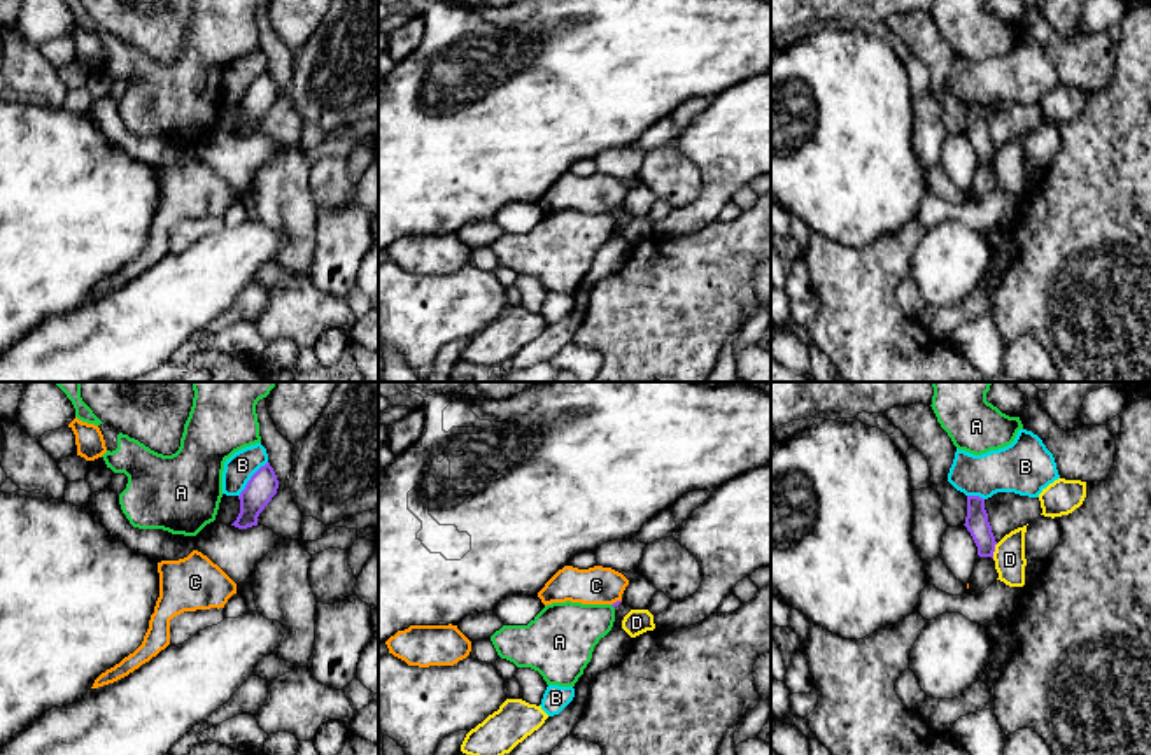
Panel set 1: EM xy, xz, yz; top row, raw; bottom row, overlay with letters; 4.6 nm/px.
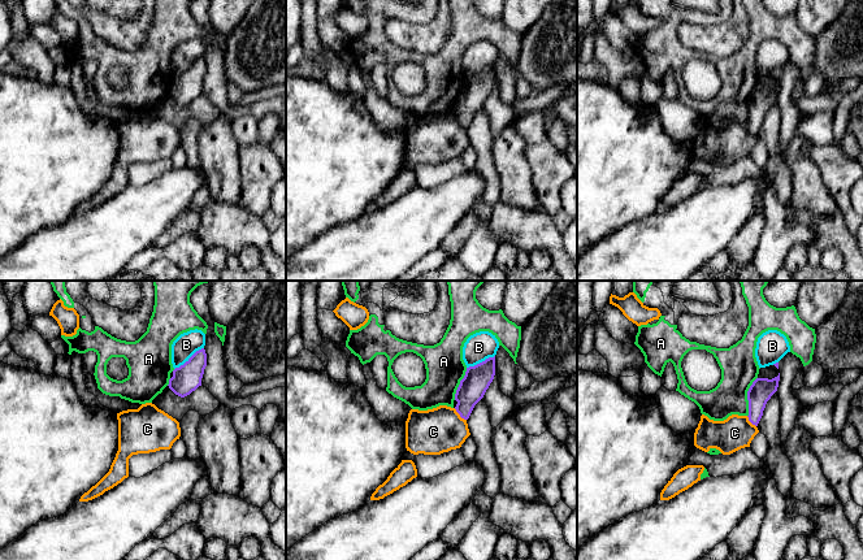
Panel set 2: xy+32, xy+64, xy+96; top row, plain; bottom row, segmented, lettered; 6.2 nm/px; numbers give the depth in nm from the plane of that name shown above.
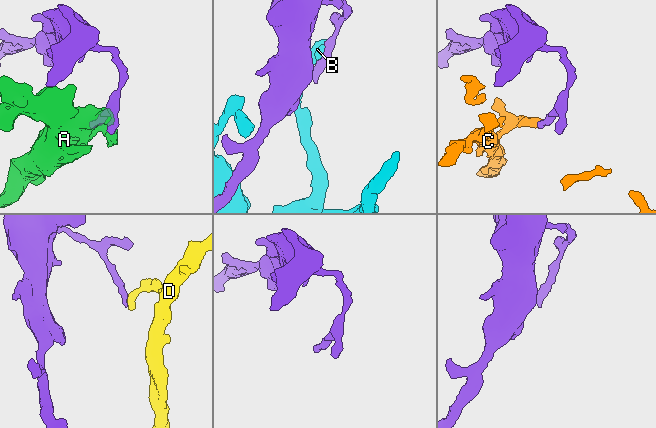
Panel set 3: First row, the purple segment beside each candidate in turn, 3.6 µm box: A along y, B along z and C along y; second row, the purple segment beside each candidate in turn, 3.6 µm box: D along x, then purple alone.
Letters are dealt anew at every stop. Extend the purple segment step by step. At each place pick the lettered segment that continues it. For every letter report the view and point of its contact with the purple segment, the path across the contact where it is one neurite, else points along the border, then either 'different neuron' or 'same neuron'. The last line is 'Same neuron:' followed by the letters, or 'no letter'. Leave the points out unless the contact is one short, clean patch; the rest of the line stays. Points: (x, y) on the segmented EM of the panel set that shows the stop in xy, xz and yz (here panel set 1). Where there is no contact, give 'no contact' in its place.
A: no contact; different neuron
B: meets purple in xy at (251, 479); border along xy (267, 461), (239, 496); different neuron
C: meets purple in xz at (617, 601); border along xz (621, 599), (612, 605); different neuron
D: meets purple in yz at (994, 550); different neuron
Same neuron: no letter

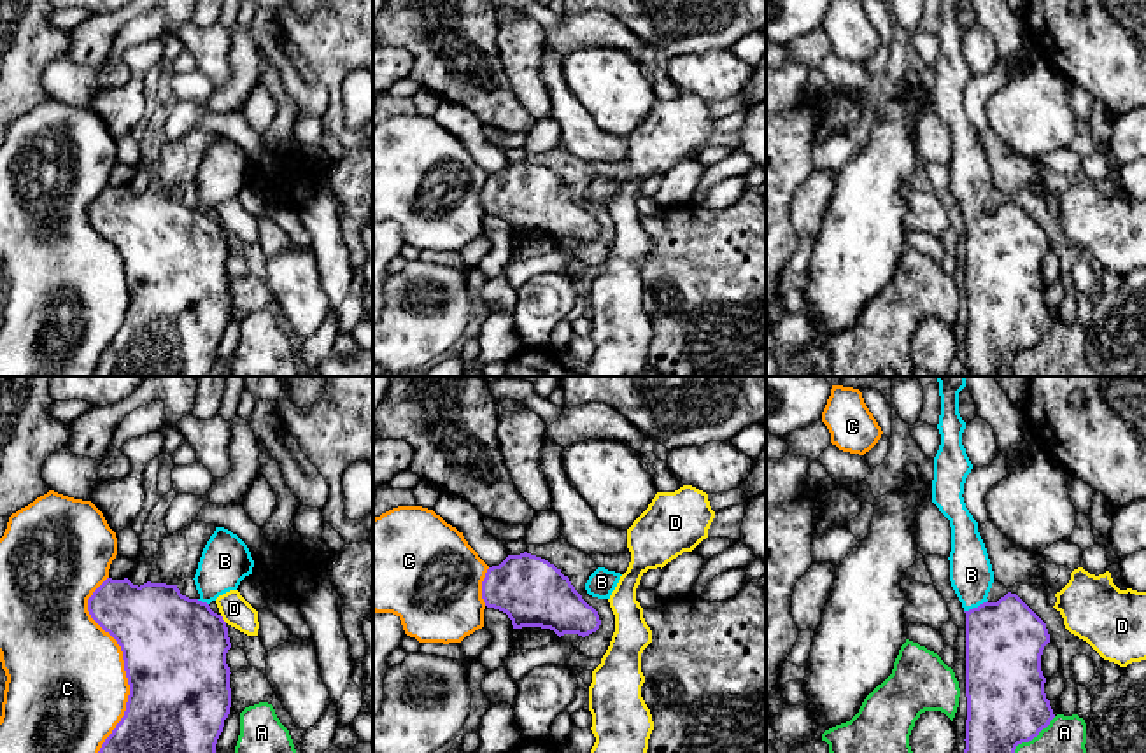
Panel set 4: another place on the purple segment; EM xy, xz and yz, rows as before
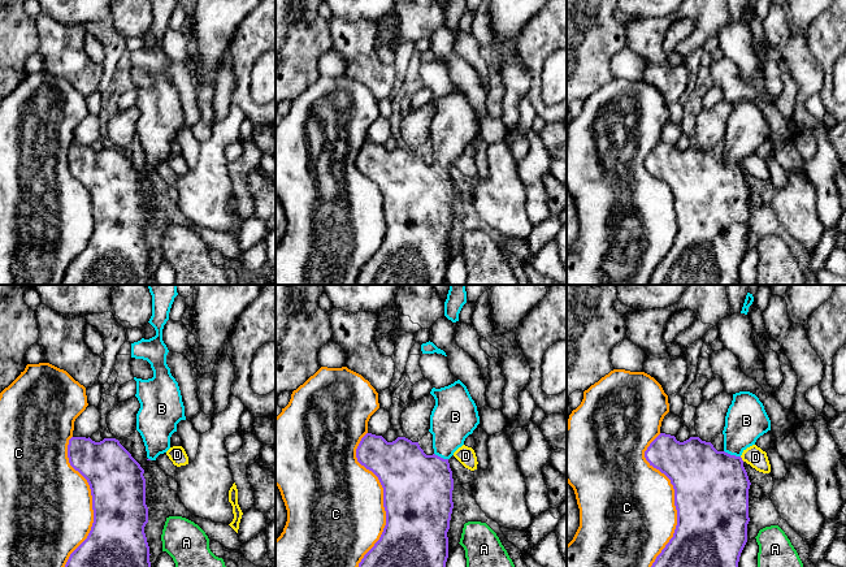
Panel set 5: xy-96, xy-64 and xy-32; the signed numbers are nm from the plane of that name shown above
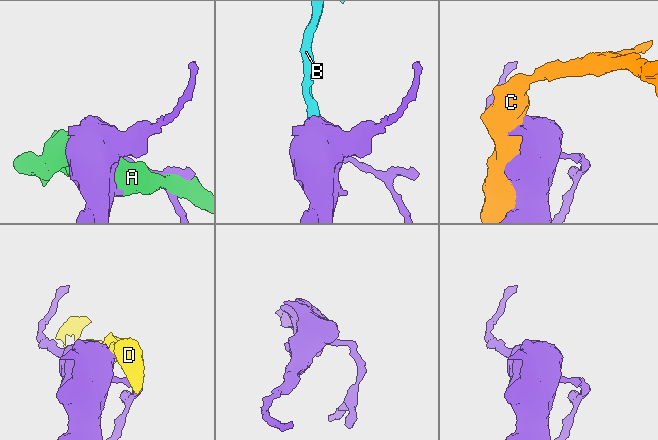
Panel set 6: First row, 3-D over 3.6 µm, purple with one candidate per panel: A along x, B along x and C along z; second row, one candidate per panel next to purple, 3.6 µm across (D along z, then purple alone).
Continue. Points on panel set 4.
A: meets purple in yz at (1032, 738); different neuron
B: meets purple in yz at (975, 608); runs through yz (1004, 640), (975, 608), (971, 575); same neuron
C: meets purple in xy at (125, 664); different neuron
D: meets purple in xy at (221, 619); border along xy (219, 615), (226, 622); different neuron
Same neuron: B

